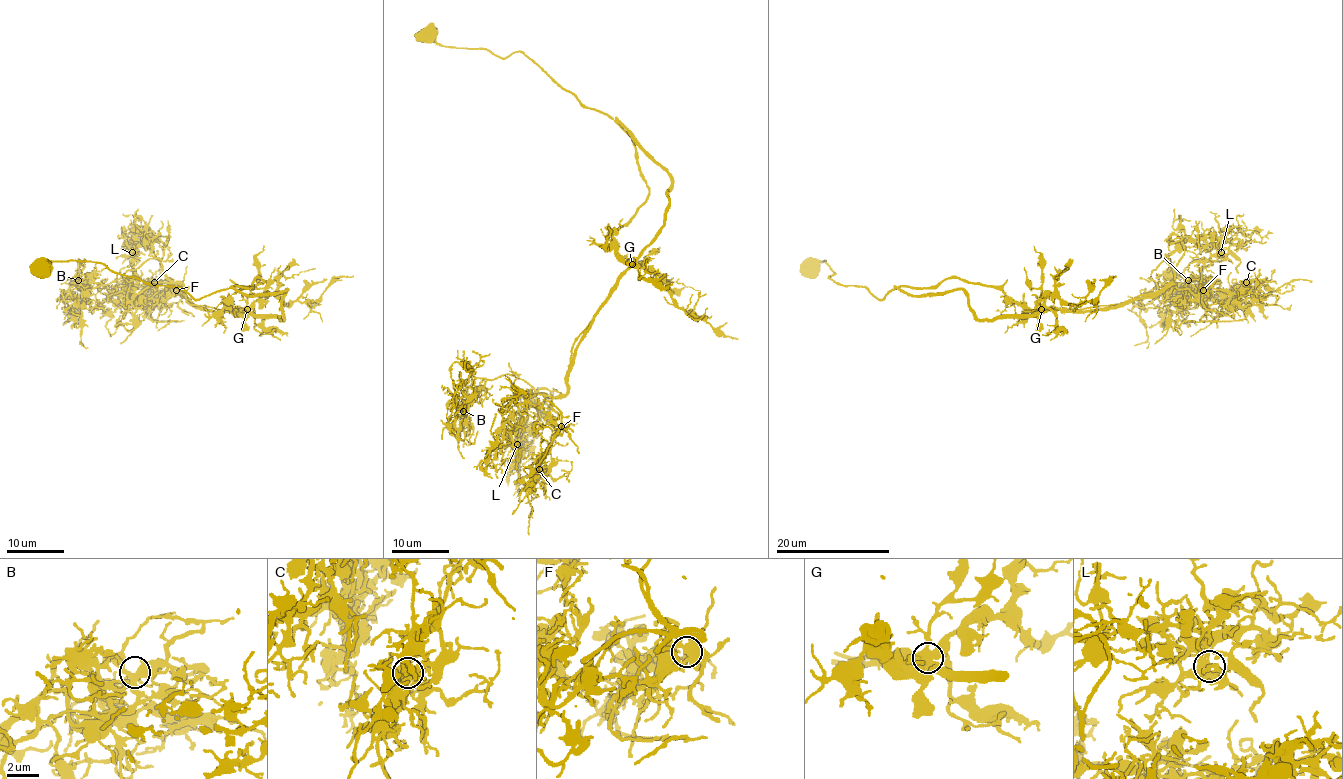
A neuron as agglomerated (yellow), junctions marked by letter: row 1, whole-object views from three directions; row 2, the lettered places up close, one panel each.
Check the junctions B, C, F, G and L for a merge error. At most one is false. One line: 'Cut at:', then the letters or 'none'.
Cut at: G

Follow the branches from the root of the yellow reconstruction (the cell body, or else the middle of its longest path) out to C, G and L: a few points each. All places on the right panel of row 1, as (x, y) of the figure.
C: (811, 268), (826, 261), (880, 300), (958, 278), (1039, 311), (1246, 282)
G: (811, 268), (826, 261), (831, 280), (880, 300), (958, 278), (1041, 310)
L: (811, 268), (880, 300), (958, 278), (1104, 310), (1168, 288), (1188, 240), (1221, 252)

